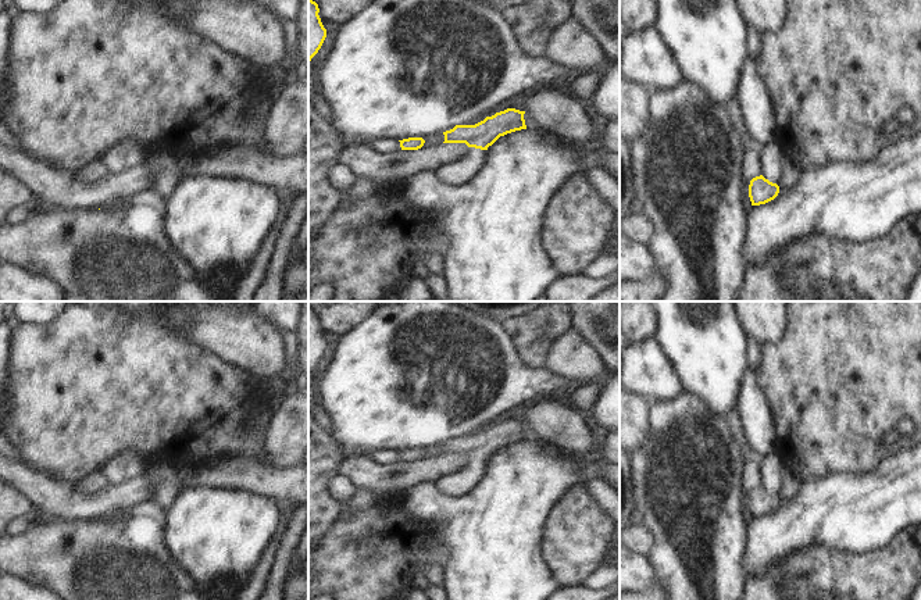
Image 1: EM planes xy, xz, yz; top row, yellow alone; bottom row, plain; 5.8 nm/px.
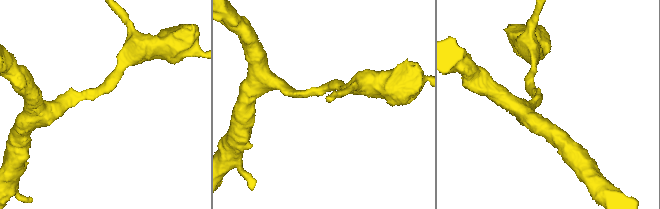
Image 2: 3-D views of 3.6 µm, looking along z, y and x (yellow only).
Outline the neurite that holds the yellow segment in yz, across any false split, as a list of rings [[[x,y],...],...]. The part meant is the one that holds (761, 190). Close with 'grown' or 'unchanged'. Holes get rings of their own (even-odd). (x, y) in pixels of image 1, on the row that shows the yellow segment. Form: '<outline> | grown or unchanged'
[[[783,157],[782,176],[778,183],[772,183],[763,175],[756,176],[749,185],[749,197],[752,206],[765,204],[774,200],[779,193],[790,189],[802,176],[802,161],[793,157]]] | grown

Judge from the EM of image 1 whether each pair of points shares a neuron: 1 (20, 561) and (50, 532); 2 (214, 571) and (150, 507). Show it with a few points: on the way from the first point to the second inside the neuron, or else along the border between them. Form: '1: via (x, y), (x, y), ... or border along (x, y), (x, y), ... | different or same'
1: via (27, 556), (43, 539) | same
2: border along (164, 513), (166, 546) | different

